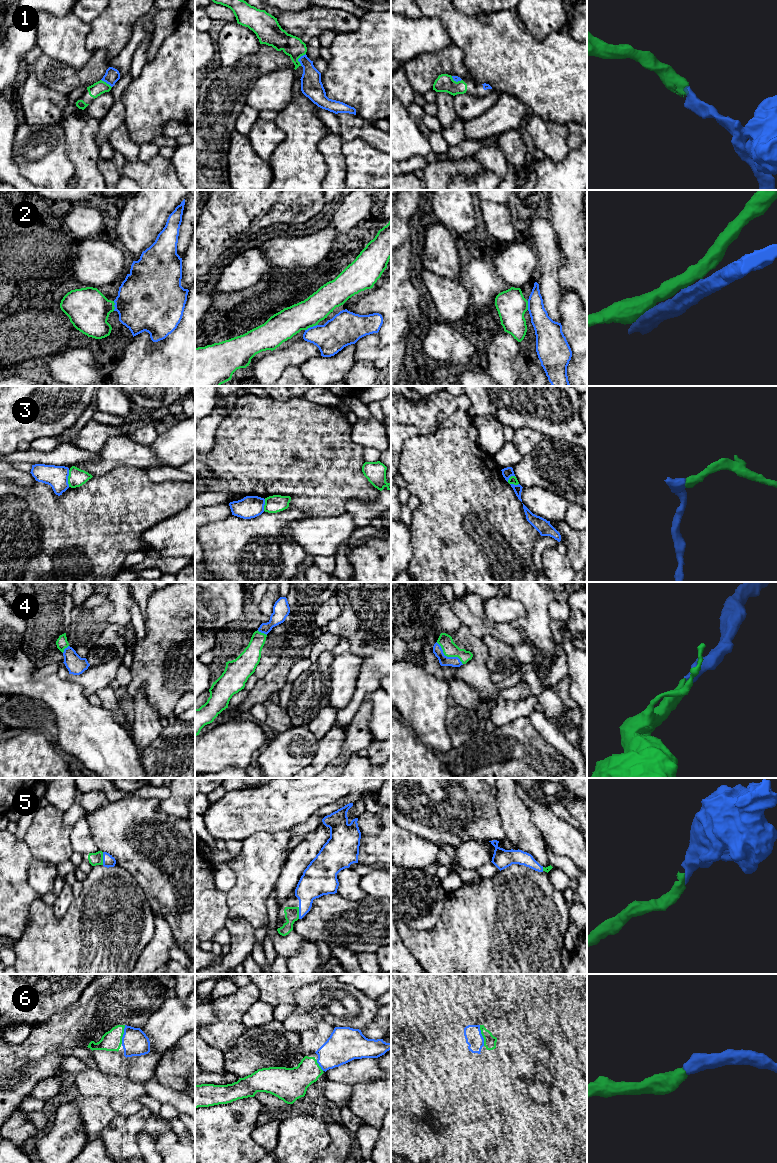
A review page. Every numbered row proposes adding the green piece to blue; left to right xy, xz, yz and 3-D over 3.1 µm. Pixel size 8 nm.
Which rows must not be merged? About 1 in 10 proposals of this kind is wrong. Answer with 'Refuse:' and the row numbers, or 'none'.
Refuse: 3

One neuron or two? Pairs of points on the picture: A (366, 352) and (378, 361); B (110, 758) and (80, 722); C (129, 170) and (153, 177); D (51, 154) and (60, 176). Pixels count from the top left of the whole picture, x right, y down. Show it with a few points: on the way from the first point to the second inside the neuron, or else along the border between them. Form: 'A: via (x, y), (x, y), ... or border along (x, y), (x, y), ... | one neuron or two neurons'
A: via (369, 352), (375, 358) | one neuron
B: via (106, 749), (88, 731) | one neuron
C: via (135, 170), (147, 174) | one neuron
D: via (51, 159), (51, 167), (55, 171) | one neuron

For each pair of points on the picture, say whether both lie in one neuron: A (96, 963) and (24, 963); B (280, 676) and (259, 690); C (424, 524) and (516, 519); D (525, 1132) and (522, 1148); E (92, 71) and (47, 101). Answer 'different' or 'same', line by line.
A: same
B: same
C: same
D: same
E: different

